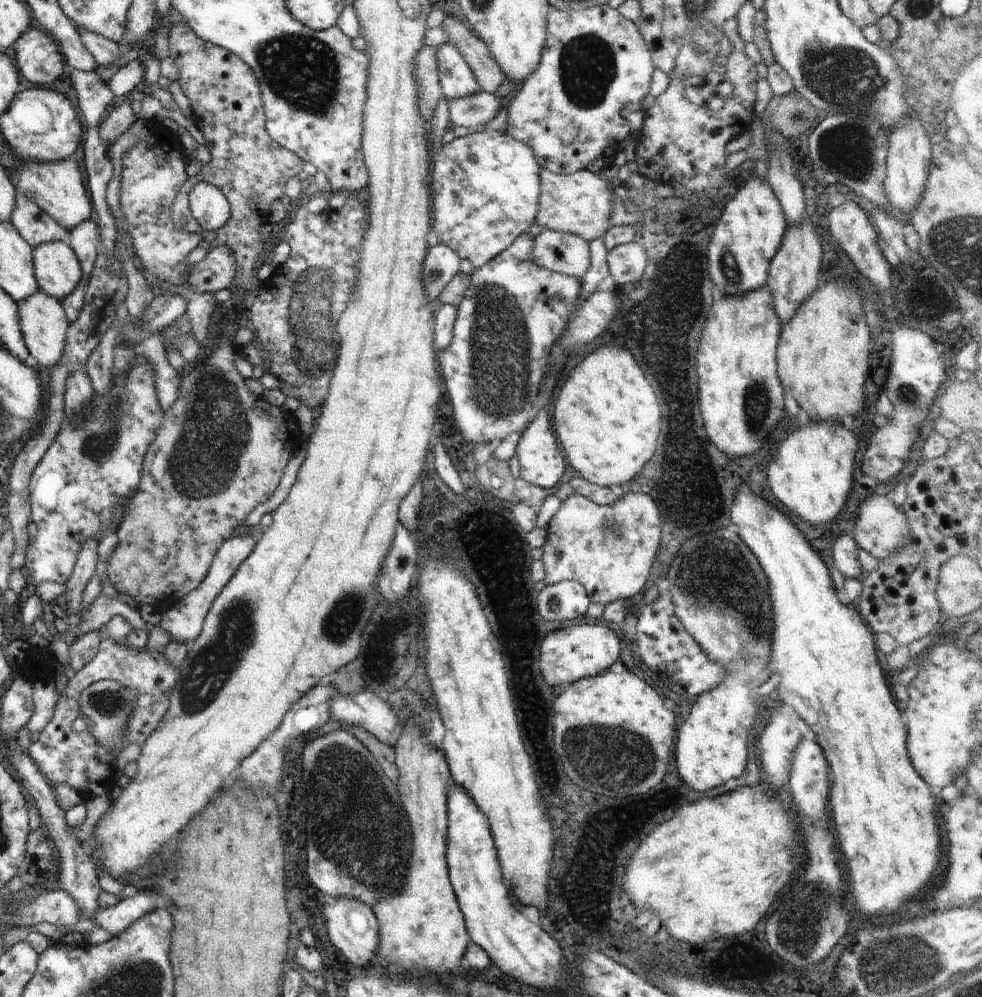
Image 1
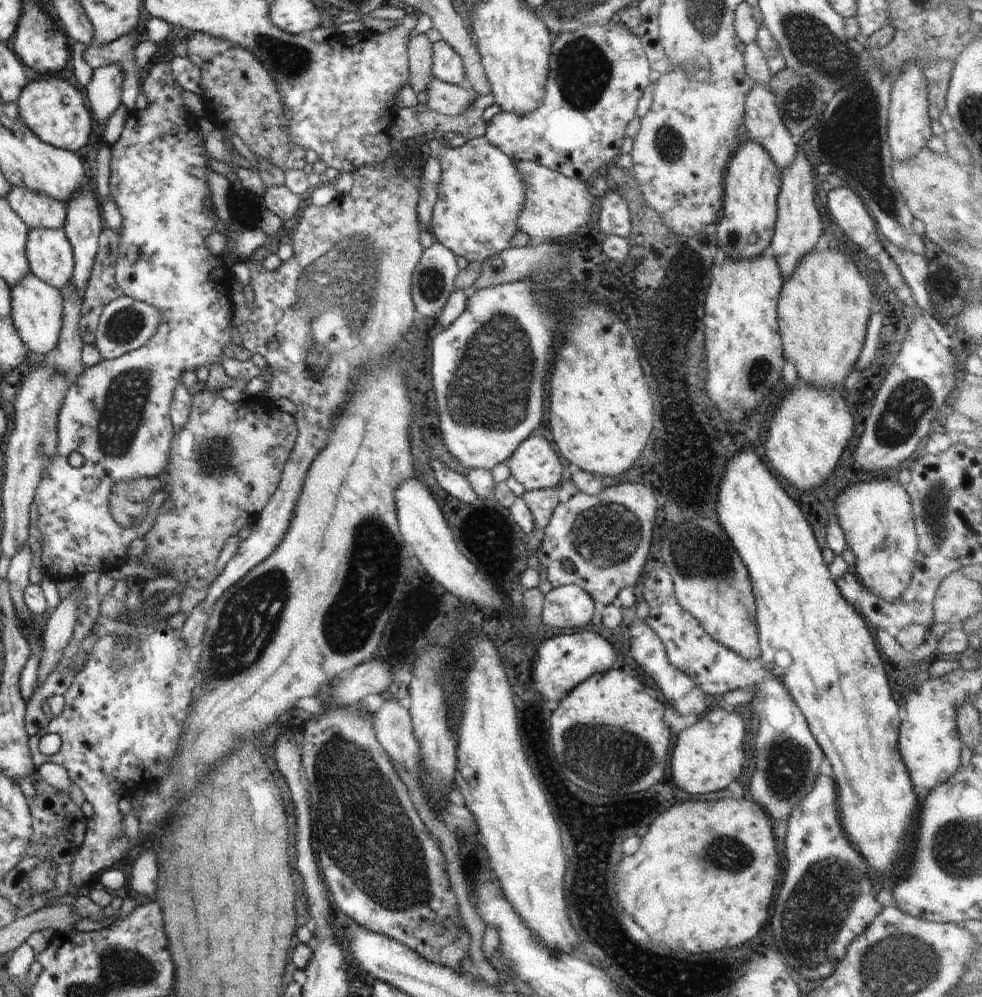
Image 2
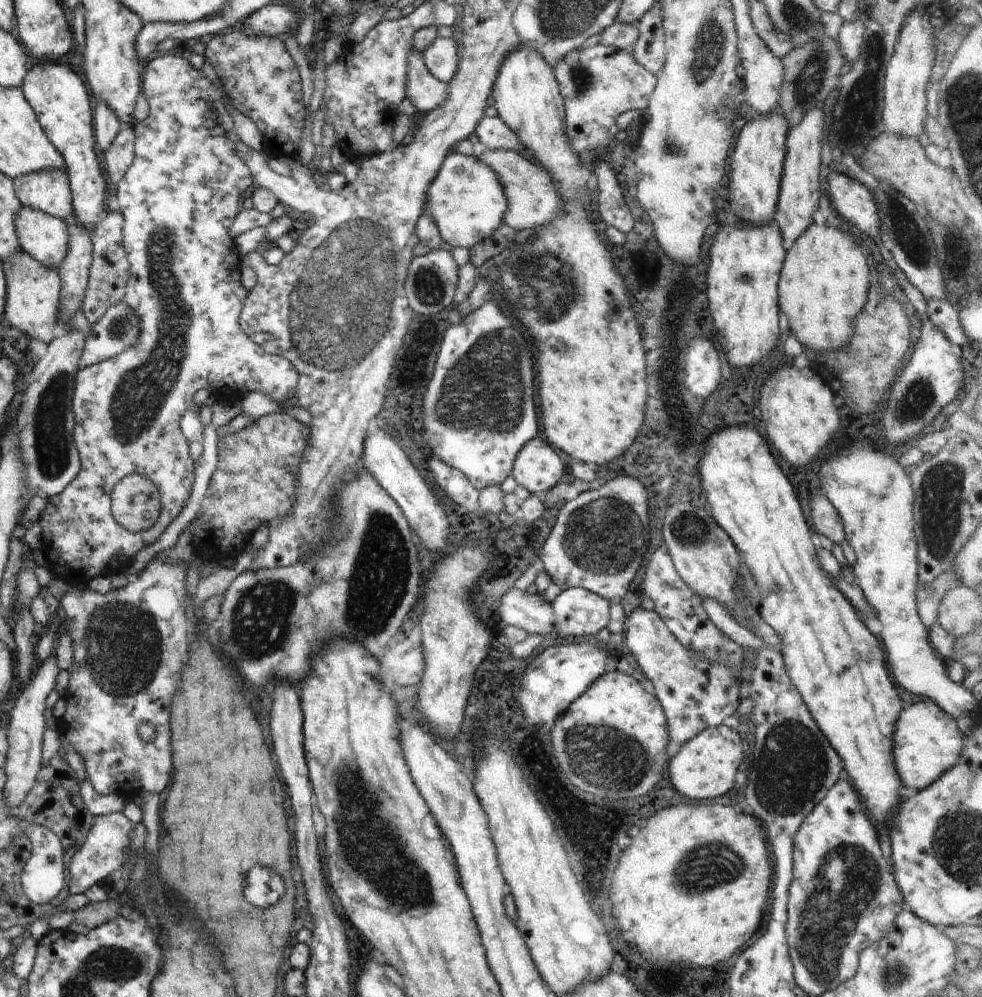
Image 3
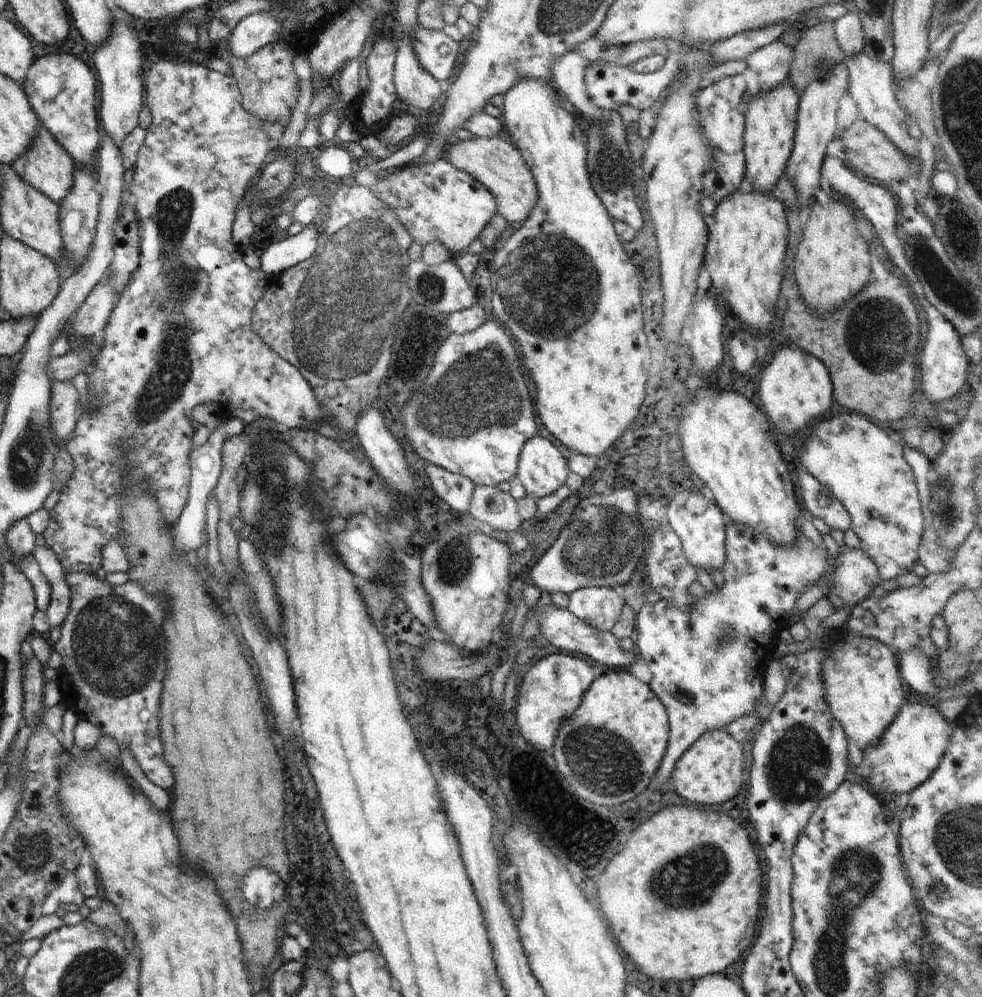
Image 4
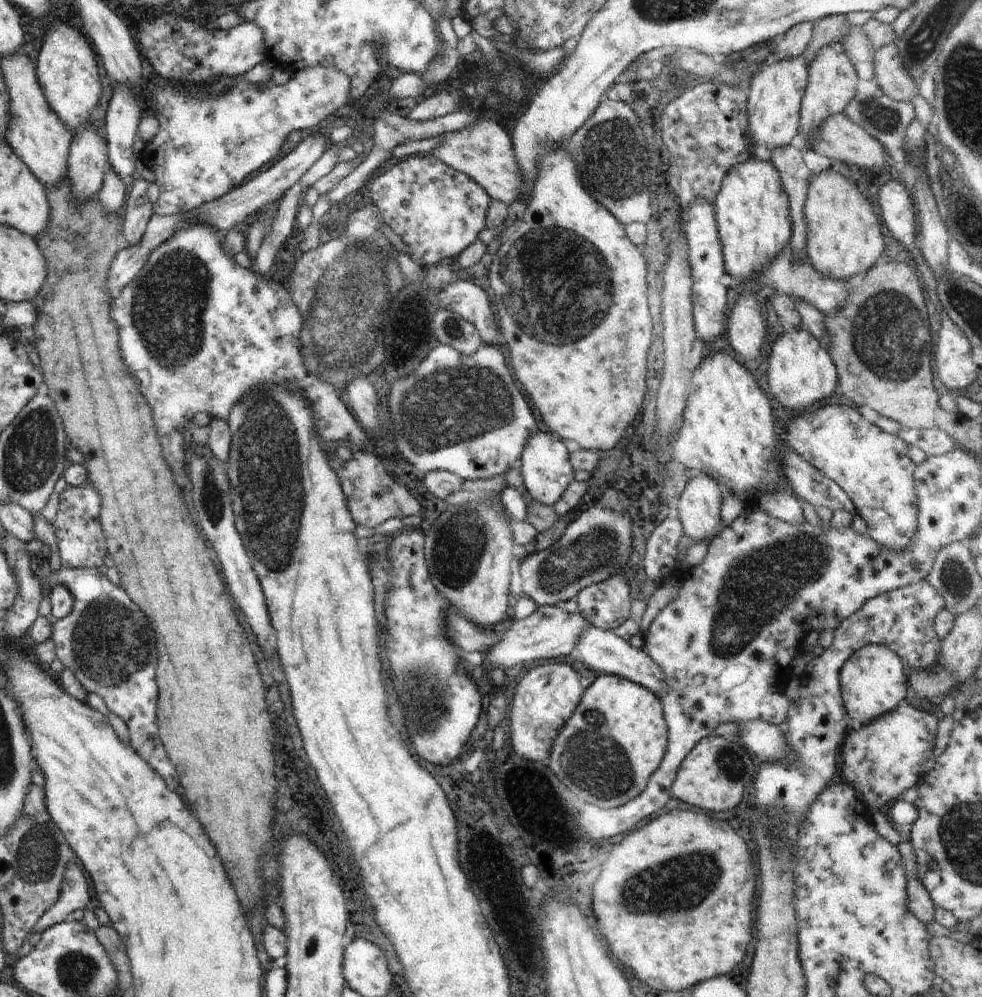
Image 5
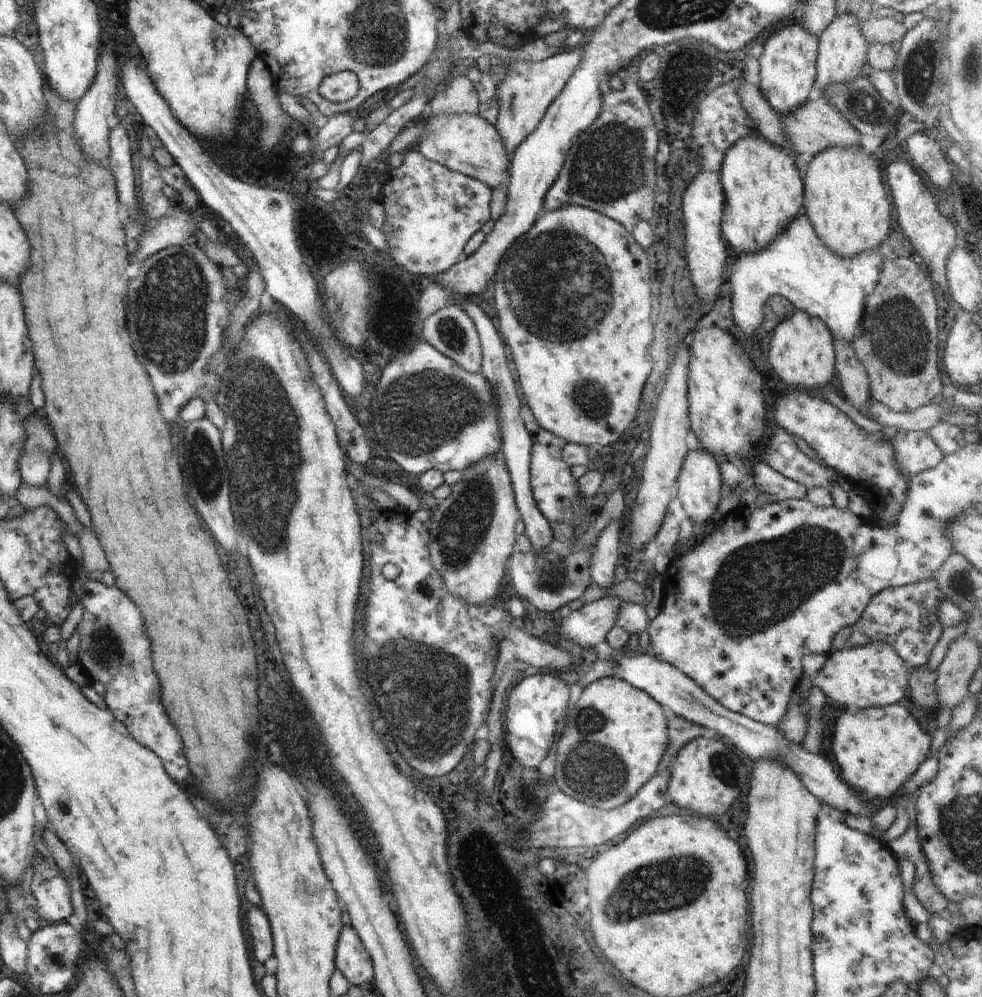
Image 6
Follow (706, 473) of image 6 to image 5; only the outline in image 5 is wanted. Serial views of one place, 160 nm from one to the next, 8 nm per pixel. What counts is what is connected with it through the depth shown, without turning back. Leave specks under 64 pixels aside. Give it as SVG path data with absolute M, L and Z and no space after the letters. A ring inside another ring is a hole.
M699 475L686 479L686 485L675 503L674 515L678 516L683 526L683 532L693 541L708 541L717 537L721 528L722 493L718 482L710 475Z

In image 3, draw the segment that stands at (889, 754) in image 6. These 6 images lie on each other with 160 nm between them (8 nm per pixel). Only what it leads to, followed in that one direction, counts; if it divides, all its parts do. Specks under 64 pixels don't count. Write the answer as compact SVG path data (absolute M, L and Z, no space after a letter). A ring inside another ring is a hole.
M927 699L912 704L910 708L902 709L896 721L893 734L893 761L903 786L921 791L930 786L938 777L958 762L964 742L964 734L956 725L955 718L942 710L934 701Z

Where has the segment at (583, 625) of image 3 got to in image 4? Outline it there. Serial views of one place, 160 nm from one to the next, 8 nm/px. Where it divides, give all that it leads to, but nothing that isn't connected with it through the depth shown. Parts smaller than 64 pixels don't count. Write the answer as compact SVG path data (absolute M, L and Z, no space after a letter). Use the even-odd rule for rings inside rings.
M586 587L569 594L567 609L583 623L601 631L611 631L620 620L624 603L619 589Z

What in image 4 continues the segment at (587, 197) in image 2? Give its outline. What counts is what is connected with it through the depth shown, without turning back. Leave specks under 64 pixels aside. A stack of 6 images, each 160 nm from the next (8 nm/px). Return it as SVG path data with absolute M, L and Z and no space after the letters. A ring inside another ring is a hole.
M498 135L470 138L448 145L443 158L480 181L493 194L497 212L510 224L519 224L533 211L538 189L533 174L511 140L504 140Z

